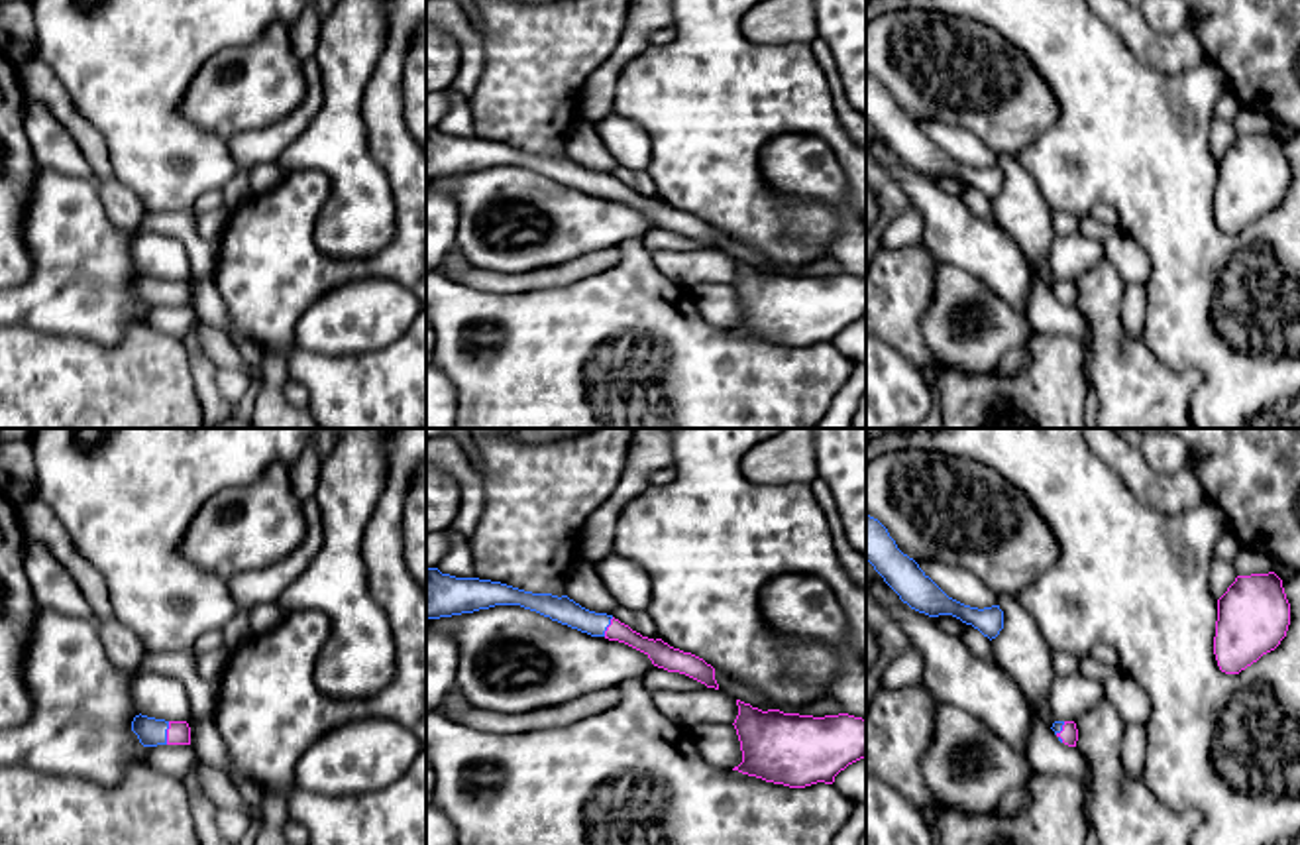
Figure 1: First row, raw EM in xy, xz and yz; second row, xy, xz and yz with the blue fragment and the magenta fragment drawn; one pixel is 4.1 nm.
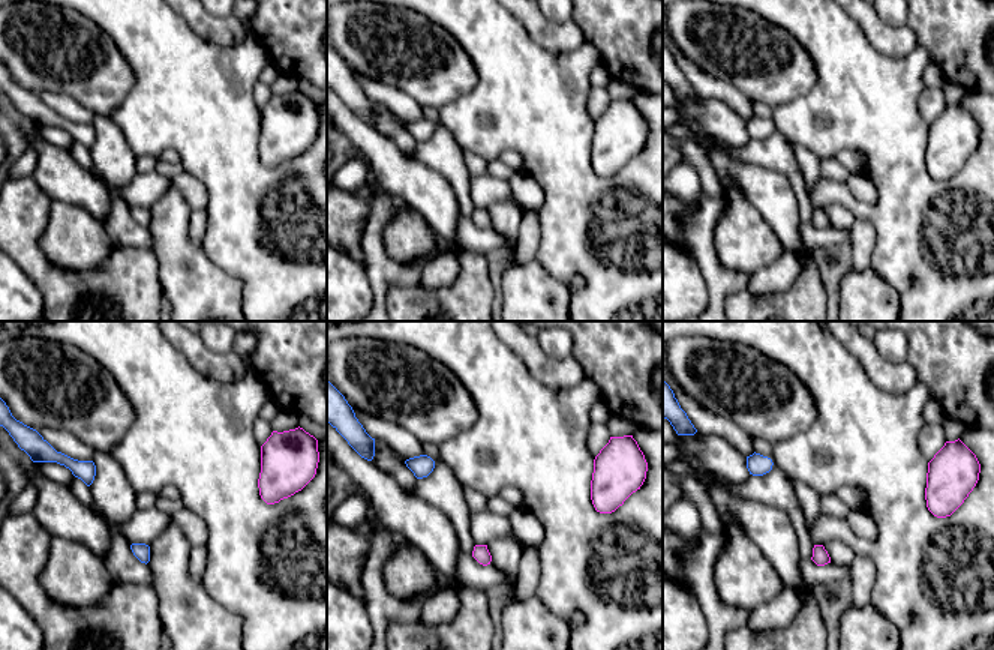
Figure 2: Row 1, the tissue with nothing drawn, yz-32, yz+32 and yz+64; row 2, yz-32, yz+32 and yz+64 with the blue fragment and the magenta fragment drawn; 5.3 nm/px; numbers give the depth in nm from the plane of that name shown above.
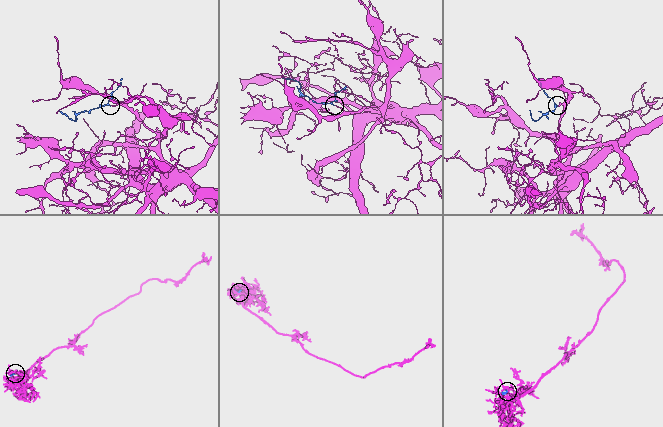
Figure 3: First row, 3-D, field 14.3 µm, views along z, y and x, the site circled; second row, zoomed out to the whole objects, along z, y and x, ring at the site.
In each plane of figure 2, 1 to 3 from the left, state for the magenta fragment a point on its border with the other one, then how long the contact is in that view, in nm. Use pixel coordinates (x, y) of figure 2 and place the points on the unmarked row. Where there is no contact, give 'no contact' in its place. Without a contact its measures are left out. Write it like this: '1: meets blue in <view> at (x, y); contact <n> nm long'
1: no contact
2: no contact
3: no contact

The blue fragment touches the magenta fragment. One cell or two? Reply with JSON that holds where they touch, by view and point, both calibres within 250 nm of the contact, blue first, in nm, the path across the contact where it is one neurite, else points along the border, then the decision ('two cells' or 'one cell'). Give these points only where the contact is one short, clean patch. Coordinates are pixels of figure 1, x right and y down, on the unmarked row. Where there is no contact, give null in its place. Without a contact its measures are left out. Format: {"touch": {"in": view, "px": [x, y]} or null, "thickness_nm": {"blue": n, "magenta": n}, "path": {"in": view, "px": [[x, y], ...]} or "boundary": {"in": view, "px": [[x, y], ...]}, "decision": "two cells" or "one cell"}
{"touch": {"in": "xy", "px": [165, 293]}, "thickness_nm": {"blue": 120, "magenta": 100}, "path": {"in": "xy", "px": [[152, 291], [165, 293], [179, 293]]}, "decision": "one cell"}

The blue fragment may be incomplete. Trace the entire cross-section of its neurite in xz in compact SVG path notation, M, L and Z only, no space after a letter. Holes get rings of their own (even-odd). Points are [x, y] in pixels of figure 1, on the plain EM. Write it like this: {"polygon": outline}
{"polygon": "M426 128L426 179L473 173L495 165L520 165L591 197L624 202L644 212L654 226L719 250L715 228L703 218L674 208L662 198L642 197L613 175L589 171L568 155L532 153L501 141L456 138L438 128Z"}

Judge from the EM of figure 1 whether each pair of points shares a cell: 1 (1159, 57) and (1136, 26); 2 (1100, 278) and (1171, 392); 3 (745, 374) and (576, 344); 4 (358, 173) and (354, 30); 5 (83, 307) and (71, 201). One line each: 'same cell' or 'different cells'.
1: same cell
2: same cell
3: same cell
4: same cell
5: same cell

